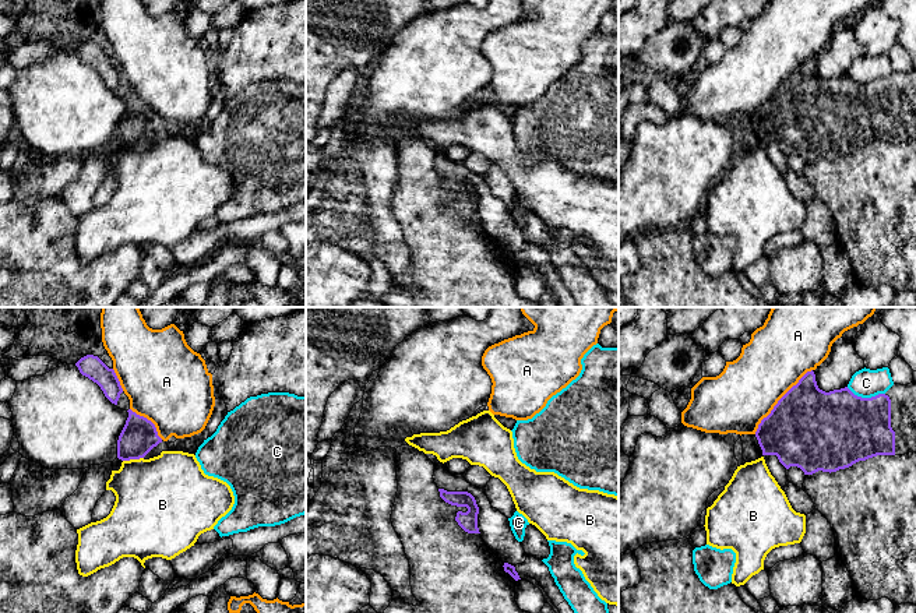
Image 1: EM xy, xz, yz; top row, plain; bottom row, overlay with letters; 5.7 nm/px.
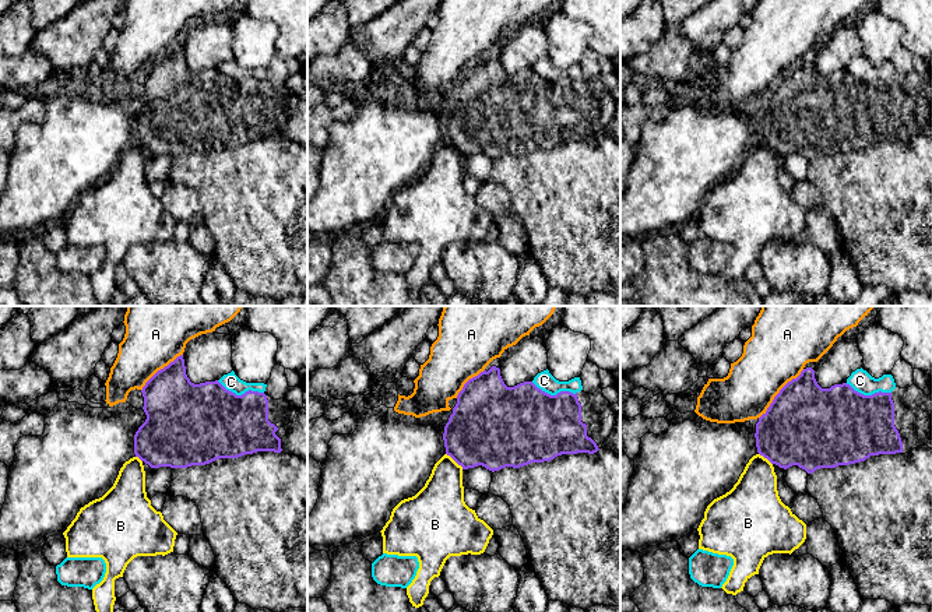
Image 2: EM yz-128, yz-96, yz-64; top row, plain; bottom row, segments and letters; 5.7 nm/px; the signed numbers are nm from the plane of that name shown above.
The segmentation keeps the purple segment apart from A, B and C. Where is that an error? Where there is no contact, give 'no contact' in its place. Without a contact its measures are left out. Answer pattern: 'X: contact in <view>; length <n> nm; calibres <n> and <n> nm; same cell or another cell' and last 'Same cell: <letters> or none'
A: contact in yz; length 500 nm; calibres 460 and 360 nm; another cell
B: contact in xy; length 120 nm; calibres 200 and 440 nm; another cell
C: contact in yz; length 220 nm; calibres 440 and 170 nm; another cell
Same cell: none

